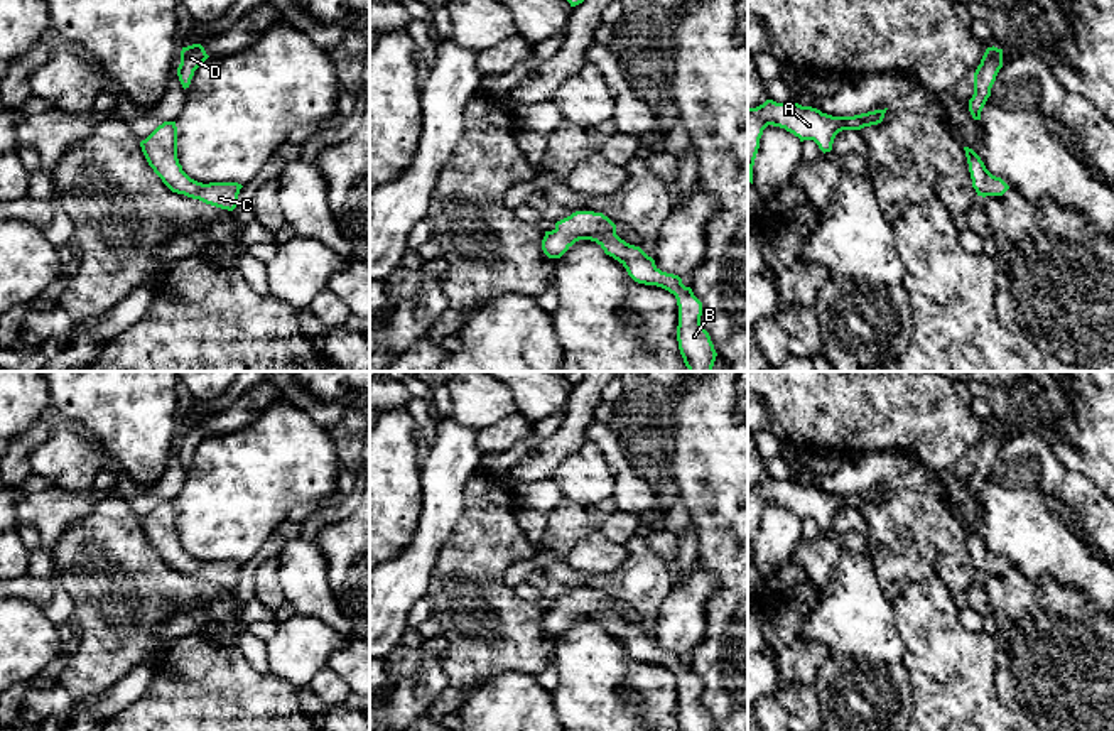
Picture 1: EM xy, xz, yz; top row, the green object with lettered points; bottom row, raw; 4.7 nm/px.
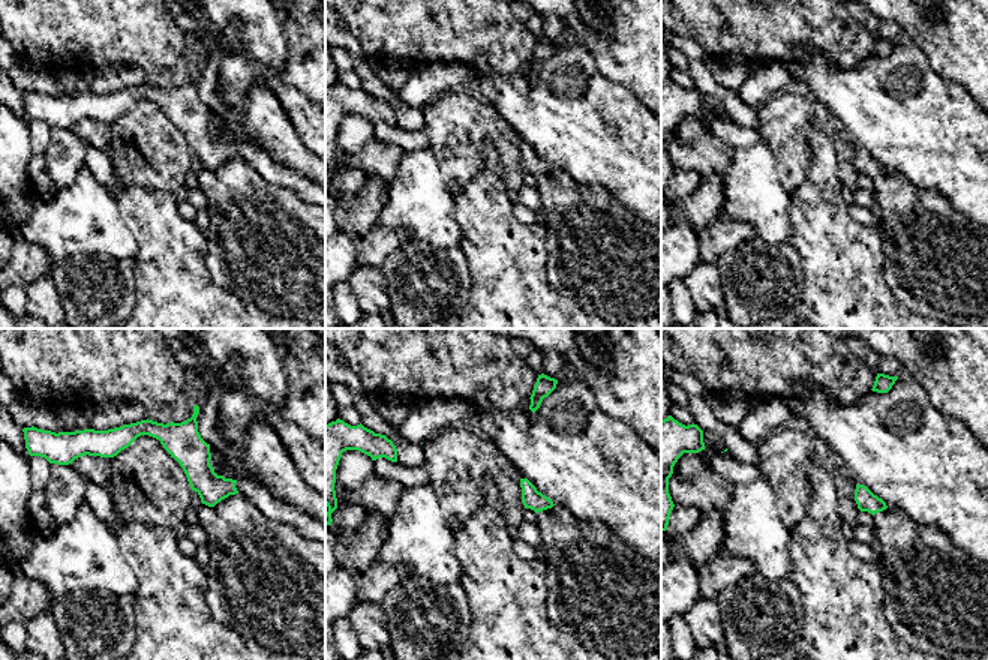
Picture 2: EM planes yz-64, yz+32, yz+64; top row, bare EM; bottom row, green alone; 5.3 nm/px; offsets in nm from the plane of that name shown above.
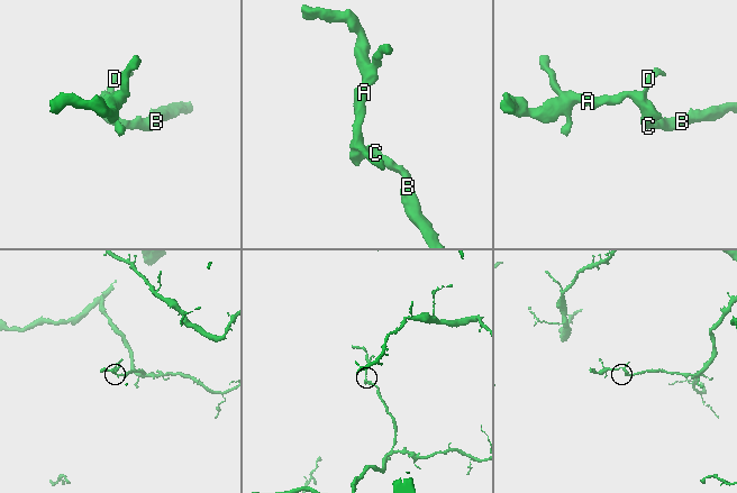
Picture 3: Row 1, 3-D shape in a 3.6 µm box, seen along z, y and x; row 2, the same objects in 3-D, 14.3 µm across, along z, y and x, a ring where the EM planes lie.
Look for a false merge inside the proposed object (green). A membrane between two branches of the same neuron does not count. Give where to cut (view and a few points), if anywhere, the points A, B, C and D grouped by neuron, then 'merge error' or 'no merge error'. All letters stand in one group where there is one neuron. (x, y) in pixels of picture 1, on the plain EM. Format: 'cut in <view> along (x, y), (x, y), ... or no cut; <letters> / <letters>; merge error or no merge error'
no cut; A B C D; no merge error

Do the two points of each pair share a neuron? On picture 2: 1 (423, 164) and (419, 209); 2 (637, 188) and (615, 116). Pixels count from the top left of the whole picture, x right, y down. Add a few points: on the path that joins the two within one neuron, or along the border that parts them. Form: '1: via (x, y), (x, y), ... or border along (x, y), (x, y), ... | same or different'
1: via (419, 174), (419, 198) | same
2: via (637, 170), (637, 159), (622, 144), (621, 134) | same

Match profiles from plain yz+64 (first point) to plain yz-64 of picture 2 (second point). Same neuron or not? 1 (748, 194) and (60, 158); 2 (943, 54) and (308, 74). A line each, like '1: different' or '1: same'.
1: different
2: same

